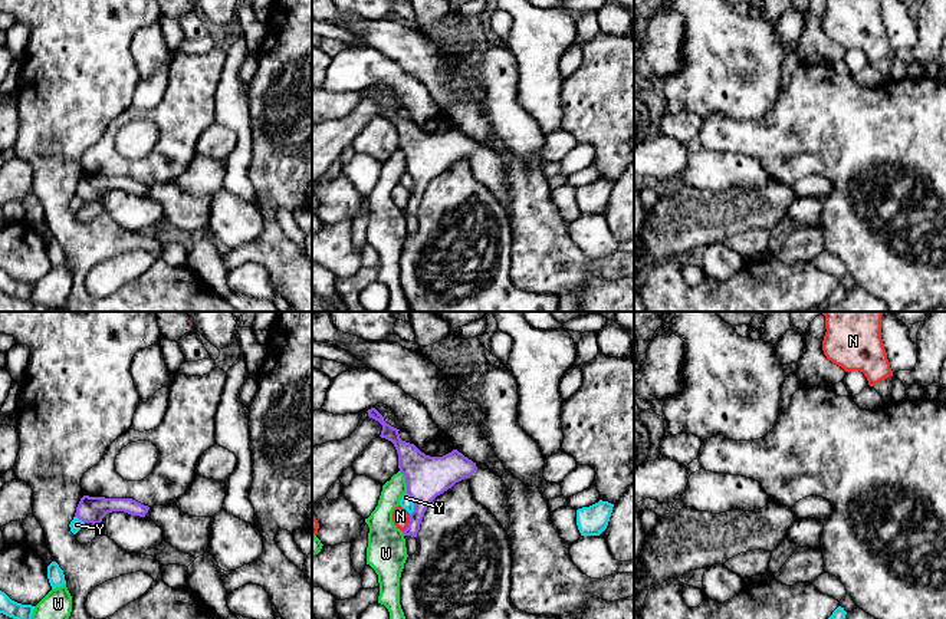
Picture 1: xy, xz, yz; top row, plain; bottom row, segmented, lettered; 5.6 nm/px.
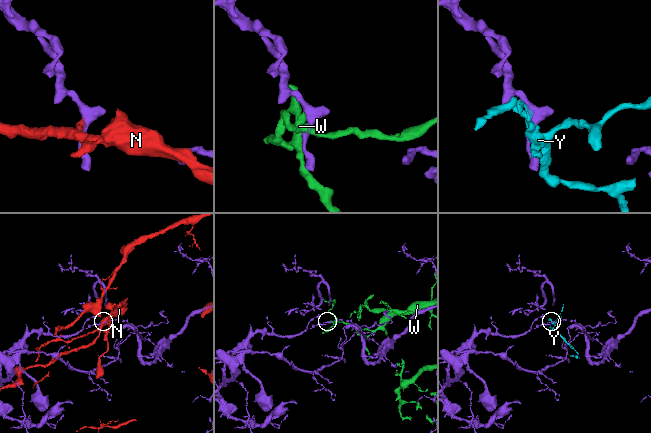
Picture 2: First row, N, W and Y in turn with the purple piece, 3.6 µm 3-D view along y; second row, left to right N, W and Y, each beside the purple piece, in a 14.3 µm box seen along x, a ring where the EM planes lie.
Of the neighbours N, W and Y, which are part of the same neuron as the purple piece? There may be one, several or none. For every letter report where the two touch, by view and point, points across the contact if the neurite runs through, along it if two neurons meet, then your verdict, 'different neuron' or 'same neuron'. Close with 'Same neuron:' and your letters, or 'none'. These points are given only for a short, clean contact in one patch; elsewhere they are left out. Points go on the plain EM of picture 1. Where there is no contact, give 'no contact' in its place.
N: meets purple in xz at (409, 201); border along xz (410, 193), (410, 200), (403, 210); different neuron
W: meets purple in xz at (406, 160); different neuron
Y: meets purple in xz at (414, 183); border along xz (407, 171), (413, 180), (413, 190), (410, 193); different neuron
Same neuron: none

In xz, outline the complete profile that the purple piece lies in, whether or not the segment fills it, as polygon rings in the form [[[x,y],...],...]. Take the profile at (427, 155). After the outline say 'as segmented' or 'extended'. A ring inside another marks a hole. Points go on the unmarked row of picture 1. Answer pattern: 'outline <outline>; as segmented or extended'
outline [[[375,86],[367,90],[382,103],[380,115],[394,122],[398,146],[405,155],[407,172],[414,180],[414,190],[410,192],[408,205],[403,210],[404,214],[417,215],[428,182],[464,157],[470,158],[473,177],[486,185],[506,210],[509,208],[508,167],[497,152],[477,146],[476,141],[457,128],[443,135],[426,134],[414,122],[403,119],[400,108],[387,102]]]; extended

